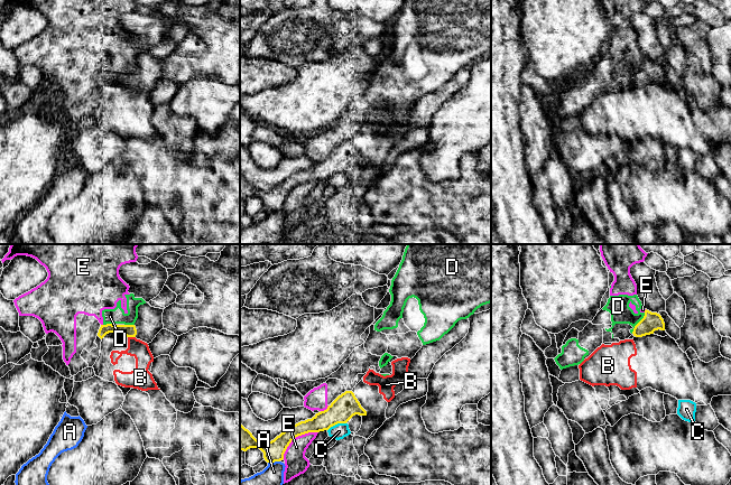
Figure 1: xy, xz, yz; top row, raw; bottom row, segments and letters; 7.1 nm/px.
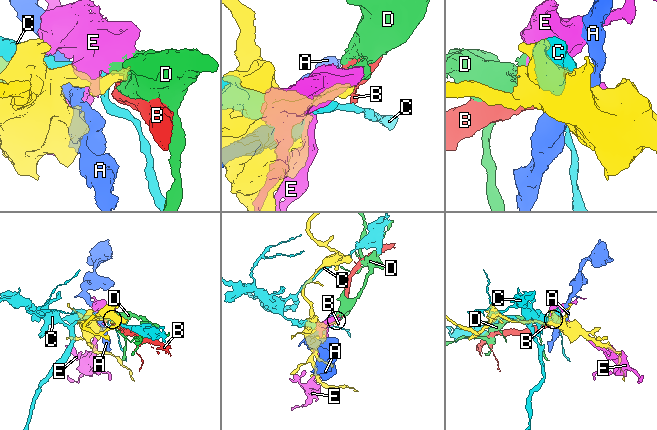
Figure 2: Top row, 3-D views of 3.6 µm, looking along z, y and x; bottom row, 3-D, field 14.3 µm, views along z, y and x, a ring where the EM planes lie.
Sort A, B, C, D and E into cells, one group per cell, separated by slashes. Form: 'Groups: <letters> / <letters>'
Groups: A / B / C / D E

